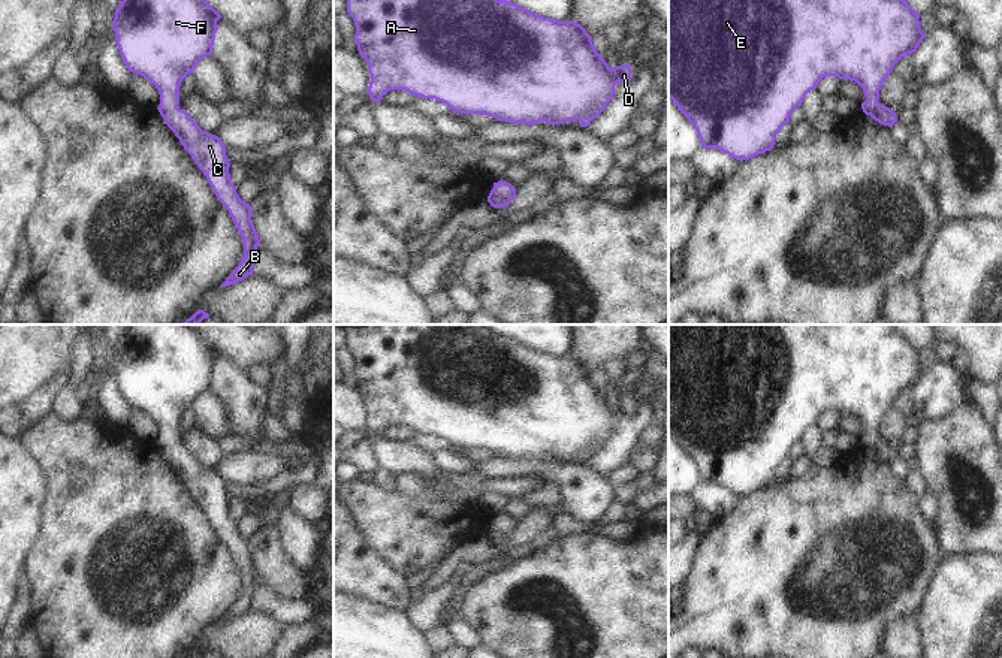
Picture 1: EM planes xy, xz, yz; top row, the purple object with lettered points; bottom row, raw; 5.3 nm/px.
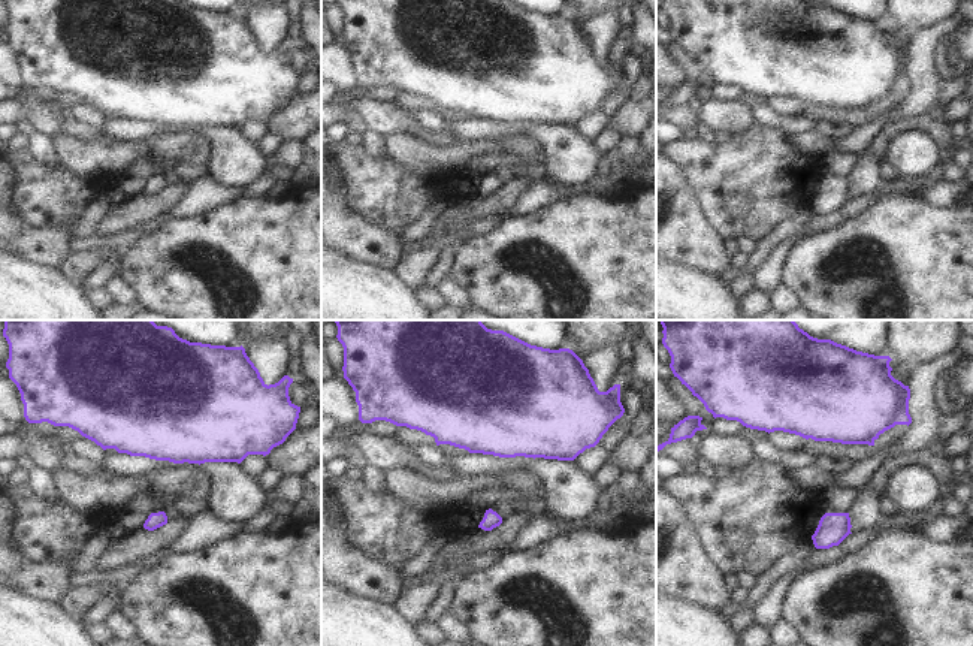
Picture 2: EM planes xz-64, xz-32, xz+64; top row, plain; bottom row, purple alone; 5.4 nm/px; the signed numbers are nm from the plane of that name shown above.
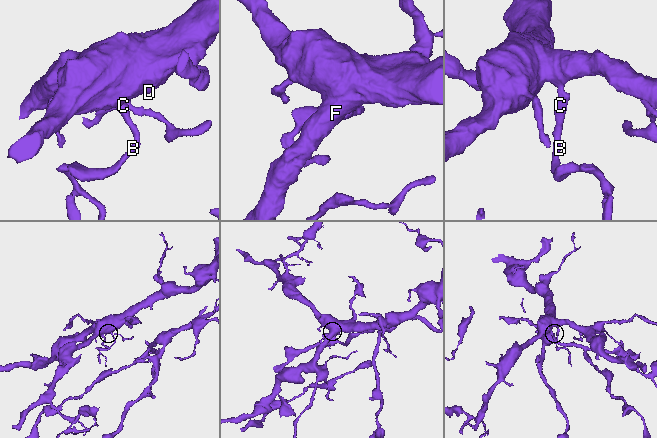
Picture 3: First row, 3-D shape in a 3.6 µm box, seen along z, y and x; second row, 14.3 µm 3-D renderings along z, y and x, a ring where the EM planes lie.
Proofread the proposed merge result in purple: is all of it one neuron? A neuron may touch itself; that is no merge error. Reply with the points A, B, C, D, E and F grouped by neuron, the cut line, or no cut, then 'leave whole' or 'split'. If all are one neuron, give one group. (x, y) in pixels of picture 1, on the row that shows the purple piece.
groups A B C D E F; cut none; leave whole

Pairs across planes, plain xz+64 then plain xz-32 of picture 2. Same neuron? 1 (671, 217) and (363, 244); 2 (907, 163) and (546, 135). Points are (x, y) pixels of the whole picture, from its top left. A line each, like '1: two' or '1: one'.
1: one
2: one

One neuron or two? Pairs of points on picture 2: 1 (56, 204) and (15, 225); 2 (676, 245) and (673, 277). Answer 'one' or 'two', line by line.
1: two
2: two

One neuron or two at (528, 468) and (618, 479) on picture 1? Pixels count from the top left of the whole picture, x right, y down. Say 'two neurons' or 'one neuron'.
two neurons

